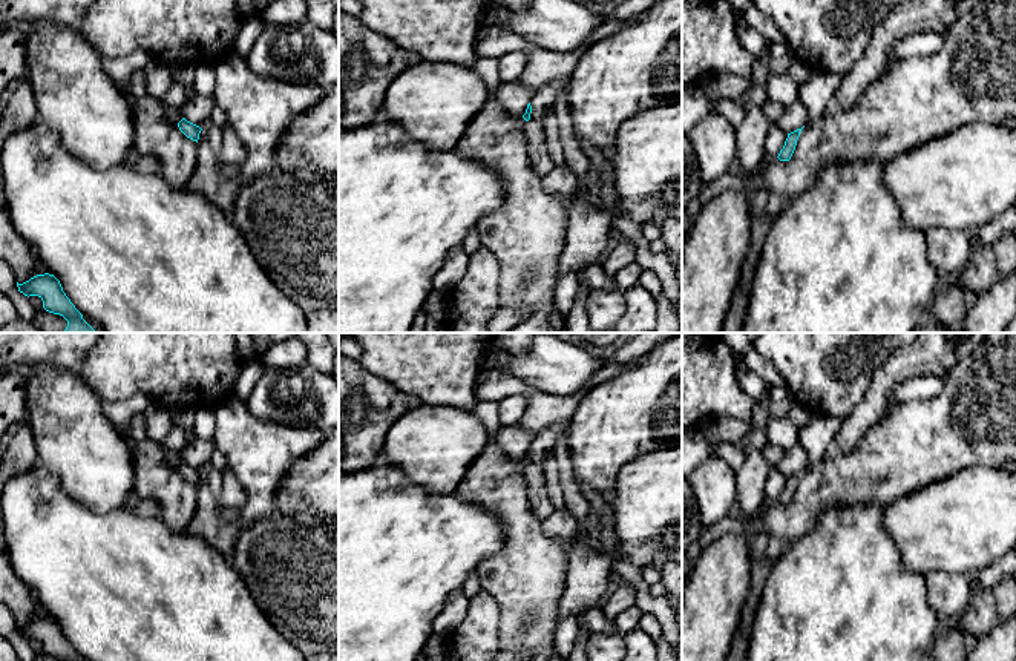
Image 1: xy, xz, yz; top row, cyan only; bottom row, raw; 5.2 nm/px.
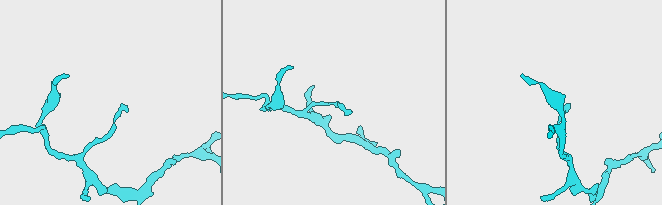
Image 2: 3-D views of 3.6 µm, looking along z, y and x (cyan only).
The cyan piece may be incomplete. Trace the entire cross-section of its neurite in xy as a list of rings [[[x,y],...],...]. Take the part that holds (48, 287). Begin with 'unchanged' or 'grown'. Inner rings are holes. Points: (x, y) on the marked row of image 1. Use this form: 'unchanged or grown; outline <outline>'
unchanged; outline [[[37,275],[23,284],[17,282],[17,287],[28,298],[38,296],[46,311],[63,316],[67,321],[64,333],[98,333],[83,319],[54,275]]]

